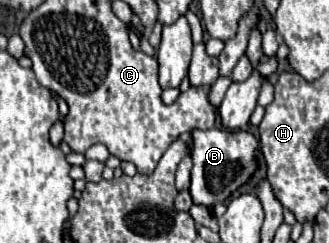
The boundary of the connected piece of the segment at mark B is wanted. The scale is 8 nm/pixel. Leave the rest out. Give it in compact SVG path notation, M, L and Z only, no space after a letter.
M220 128L212 130L192 130L194 146L192 151L193 166L191 170L190 192L196 204L204 204L208 208L228 202L230 194L238 190L256 170L256 148L258 140L250 132L228 132Z

